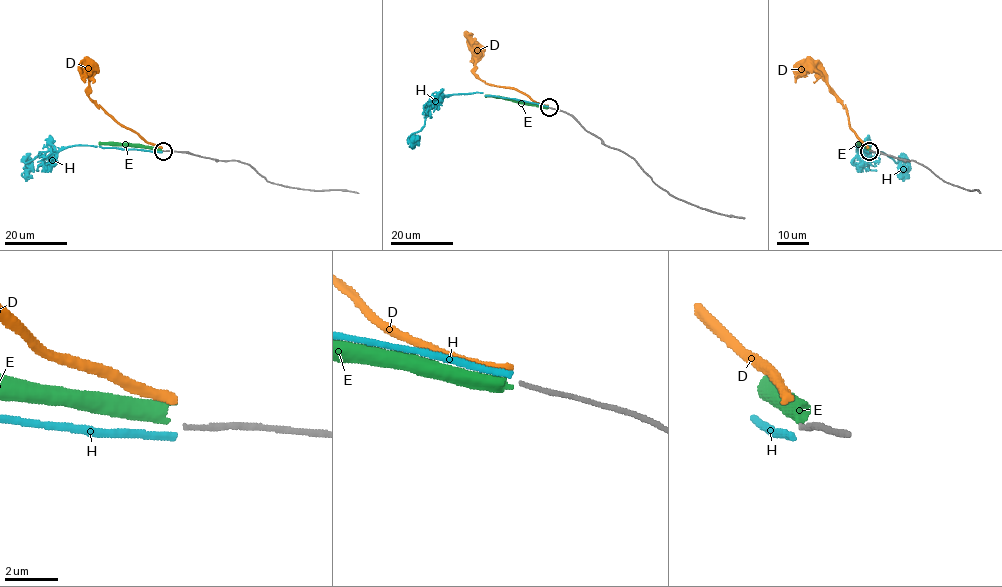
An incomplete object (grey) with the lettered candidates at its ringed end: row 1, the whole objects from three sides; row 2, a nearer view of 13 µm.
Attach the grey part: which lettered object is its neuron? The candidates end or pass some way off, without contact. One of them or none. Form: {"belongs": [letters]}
{"belongs": []}

